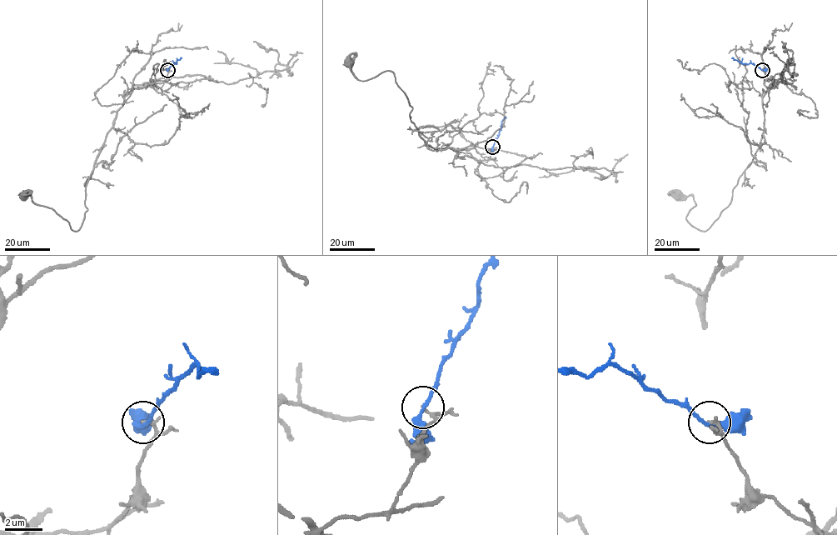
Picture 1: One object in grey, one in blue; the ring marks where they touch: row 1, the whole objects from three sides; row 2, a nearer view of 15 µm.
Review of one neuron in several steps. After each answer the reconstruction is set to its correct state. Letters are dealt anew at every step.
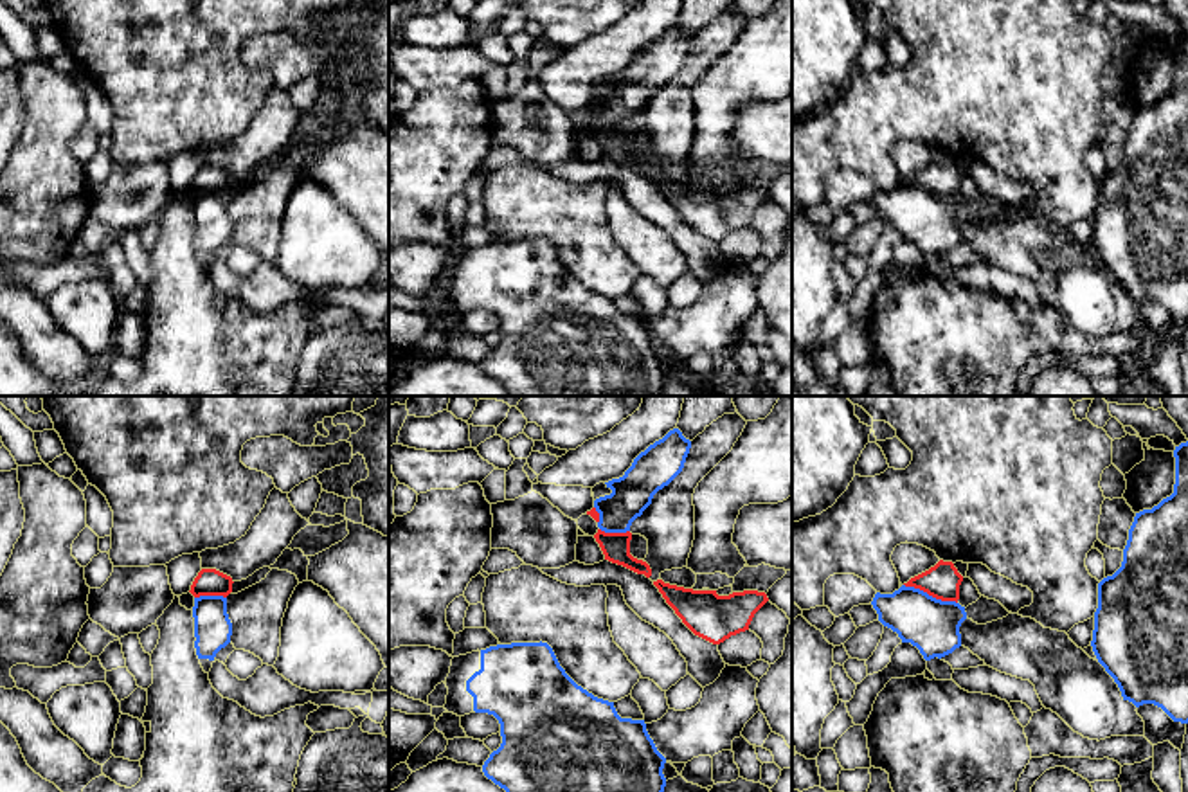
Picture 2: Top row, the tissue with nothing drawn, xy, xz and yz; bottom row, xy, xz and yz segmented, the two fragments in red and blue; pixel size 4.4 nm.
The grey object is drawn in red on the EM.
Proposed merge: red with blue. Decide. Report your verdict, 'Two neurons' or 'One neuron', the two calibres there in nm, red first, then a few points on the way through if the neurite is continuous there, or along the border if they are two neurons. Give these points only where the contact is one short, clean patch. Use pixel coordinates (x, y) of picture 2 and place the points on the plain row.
Two neurons. Thickness 160 nm (red) against 240 nm. Boundary: yz (904, 180), (956, 200)

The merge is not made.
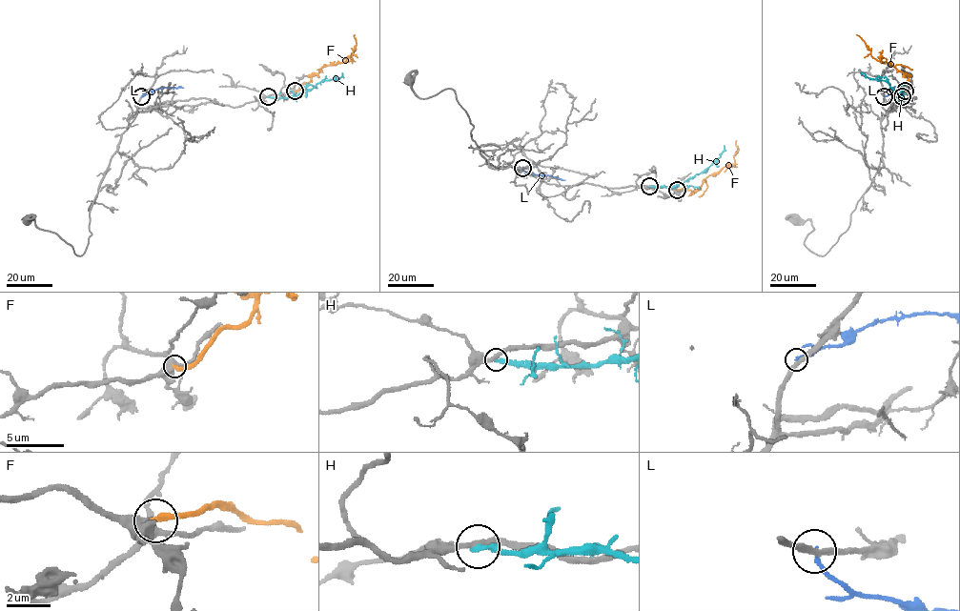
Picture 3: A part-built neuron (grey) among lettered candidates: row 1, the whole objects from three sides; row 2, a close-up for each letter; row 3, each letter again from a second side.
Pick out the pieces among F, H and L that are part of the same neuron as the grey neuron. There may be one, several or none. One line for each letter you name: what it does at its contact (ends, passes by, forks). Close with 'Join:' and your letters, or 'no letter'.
Join: no letter

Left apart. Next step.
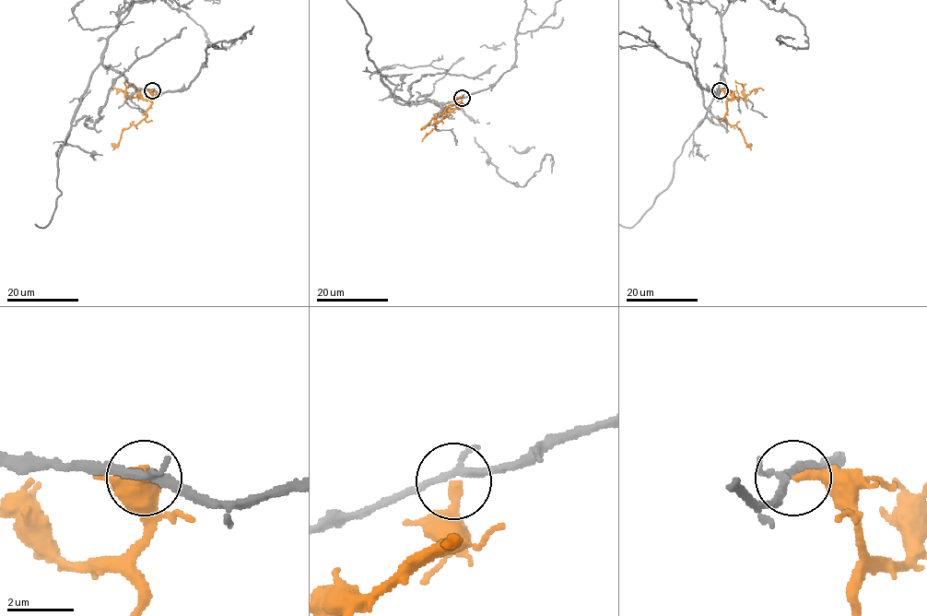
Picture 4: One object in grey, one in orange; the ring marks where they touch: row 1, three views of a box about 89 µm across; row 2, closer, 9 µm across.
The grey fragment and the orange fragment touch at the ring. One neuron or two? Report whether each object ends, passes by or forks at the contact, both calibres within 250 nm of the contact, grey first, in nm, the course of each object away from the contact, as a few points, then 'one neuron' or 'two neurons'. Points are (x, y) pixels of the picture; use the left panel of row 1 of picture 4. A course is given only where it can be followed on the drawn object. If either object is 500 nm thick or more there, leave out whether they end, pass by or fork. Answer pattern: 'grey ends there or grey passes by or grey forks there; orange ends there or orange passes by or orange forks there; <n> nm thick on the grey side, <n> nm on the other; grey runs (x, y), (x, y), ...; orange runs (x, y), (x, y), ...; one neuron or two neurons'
grey forks there; orange ends there; 190 nm thick on the grey side, 280 nm on the other; orange runs (151, 89), (151, 105), (145, 118), (123, 130), (119, 142), (112, 149); two neurons

